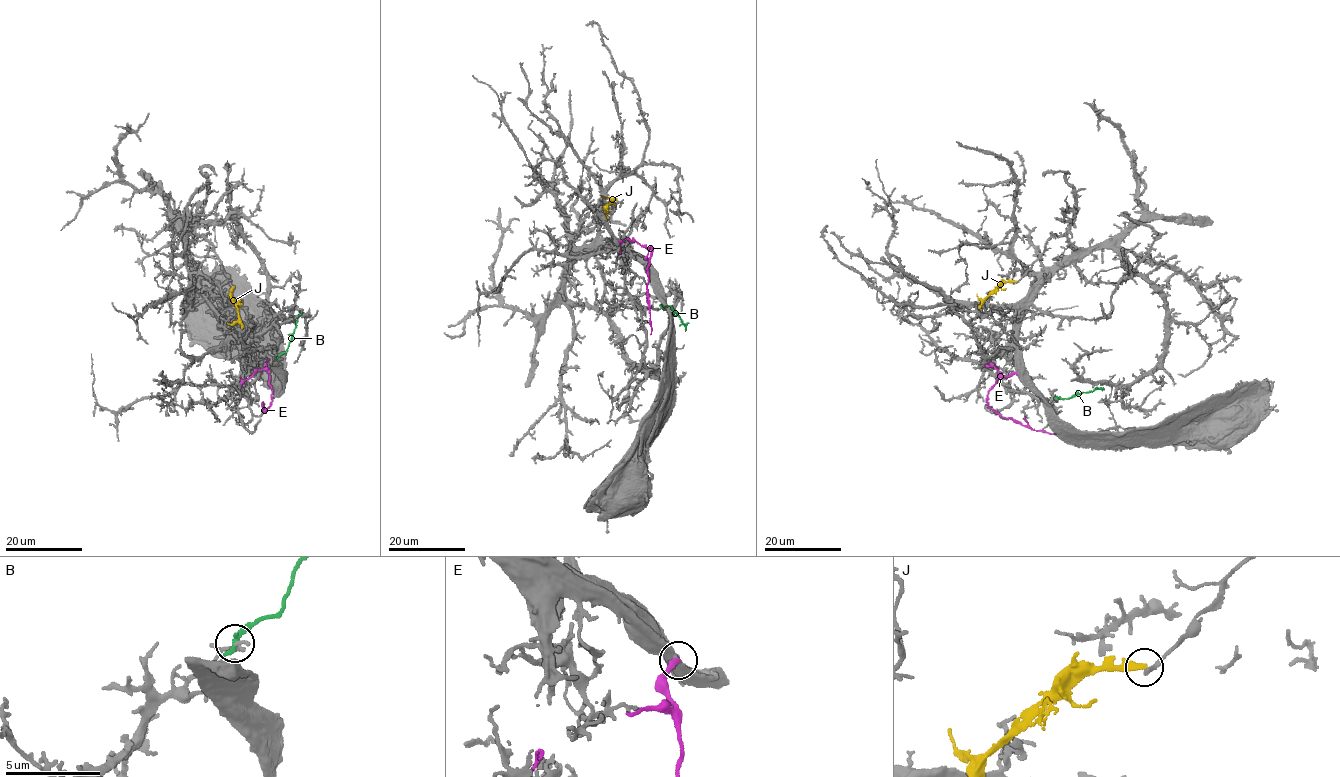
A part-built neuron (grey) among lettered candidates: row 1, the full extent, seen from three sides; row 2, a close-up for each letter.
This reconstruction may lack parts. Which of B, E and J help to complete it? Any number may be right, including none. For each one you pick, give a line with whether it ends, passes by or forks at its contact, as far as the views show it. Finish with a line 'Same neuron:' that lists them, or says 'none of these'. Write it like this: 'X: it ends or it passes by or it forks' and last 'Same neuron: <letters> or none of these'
Same neuron: none of these

